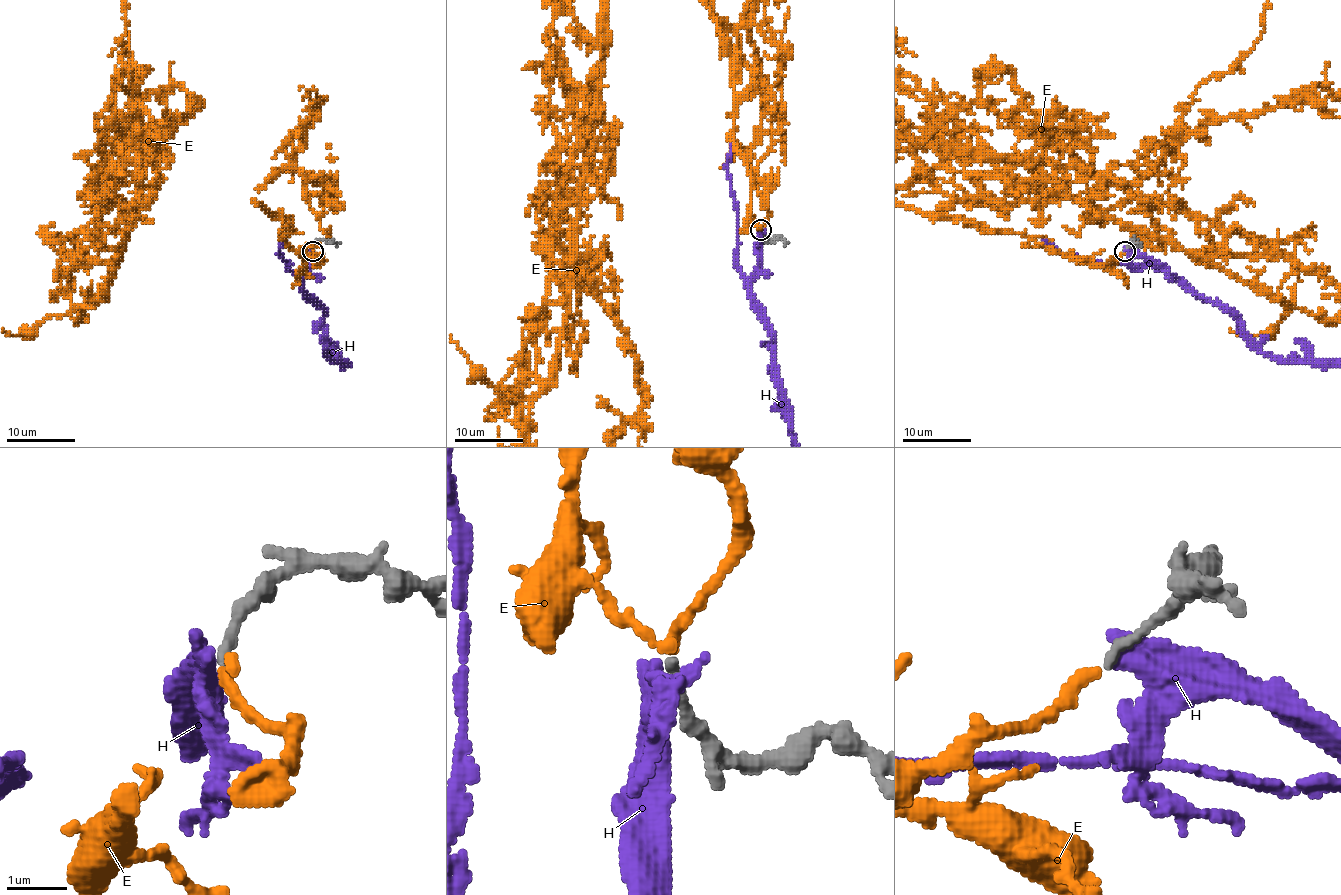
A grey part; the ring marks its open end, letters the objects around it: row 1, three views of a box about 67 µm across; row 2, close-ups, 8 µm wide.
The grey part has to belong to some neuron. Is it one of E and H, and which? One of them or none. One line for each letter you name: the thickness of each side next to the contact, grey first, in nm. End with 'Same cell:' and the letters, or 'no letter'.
E: Thickness 170 nm (grey) against 200 nm
Same cell: E

